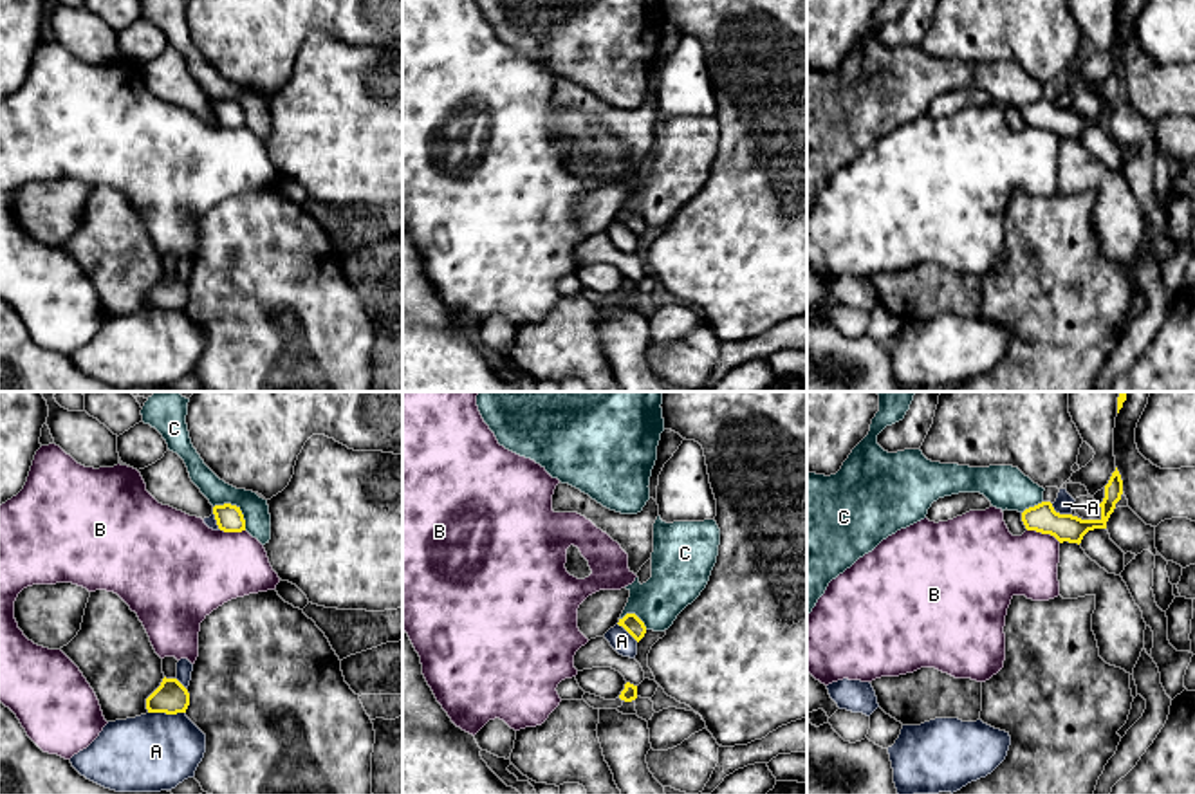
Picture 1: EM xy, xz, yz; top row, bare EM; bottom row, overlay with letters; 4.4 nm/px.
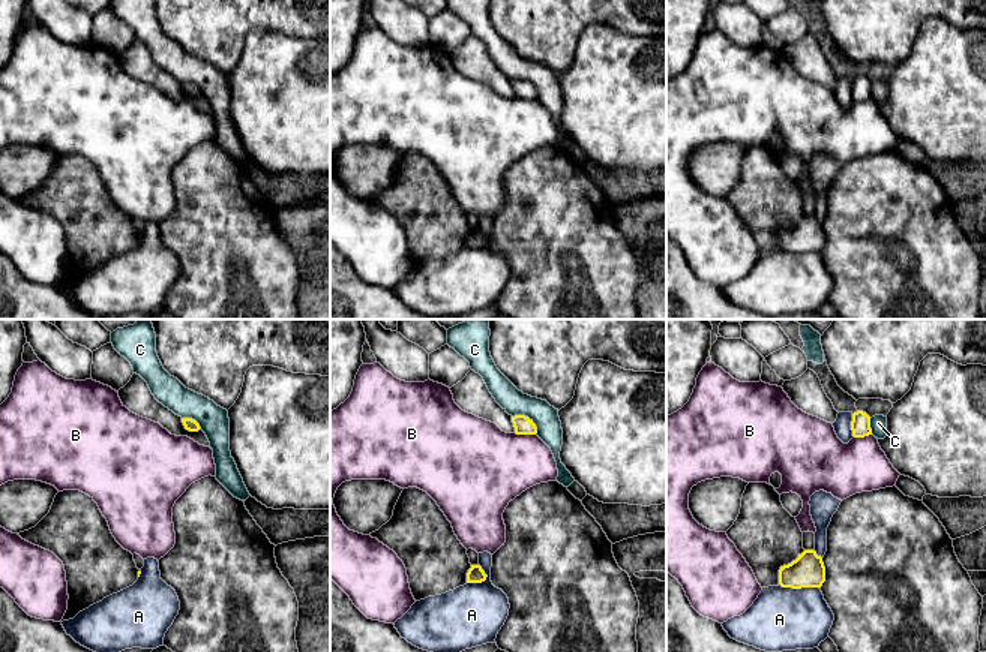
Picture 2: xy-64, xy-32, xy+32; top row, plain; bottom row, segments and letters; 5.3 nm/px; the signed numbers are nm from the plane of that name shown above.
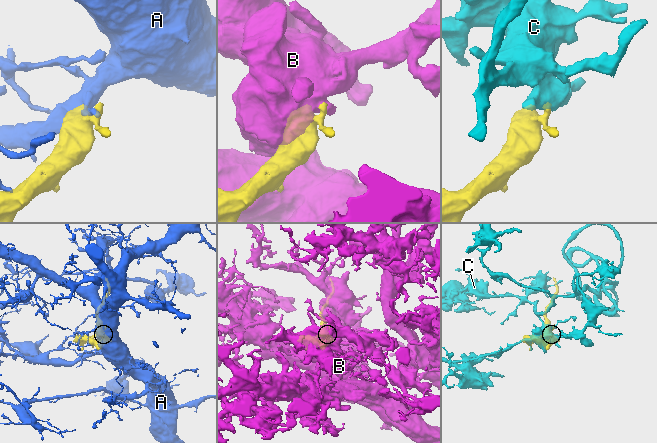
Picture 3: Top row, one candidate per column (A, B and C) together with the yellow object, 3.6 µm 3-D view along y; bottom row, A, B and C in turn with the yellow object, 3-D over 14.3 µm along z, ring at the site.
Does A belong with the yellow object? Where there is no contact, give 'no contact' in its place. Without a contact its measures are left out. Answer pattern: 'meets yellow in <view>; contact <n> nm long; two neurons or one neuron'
meets yellow in xy; contact 170 nm long; two neurons

